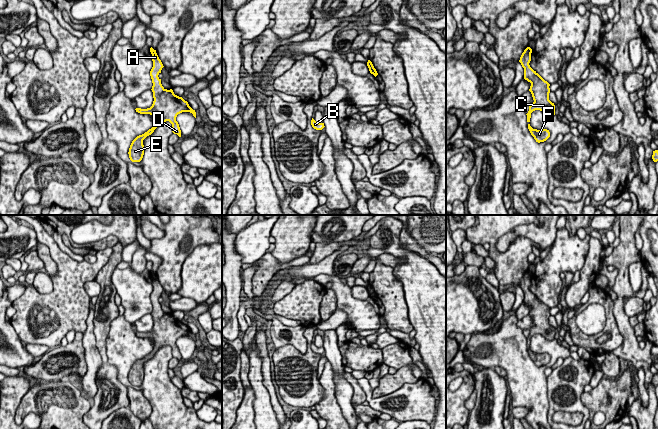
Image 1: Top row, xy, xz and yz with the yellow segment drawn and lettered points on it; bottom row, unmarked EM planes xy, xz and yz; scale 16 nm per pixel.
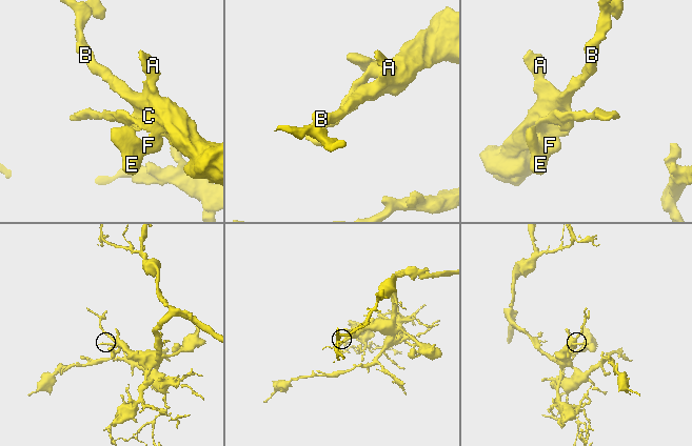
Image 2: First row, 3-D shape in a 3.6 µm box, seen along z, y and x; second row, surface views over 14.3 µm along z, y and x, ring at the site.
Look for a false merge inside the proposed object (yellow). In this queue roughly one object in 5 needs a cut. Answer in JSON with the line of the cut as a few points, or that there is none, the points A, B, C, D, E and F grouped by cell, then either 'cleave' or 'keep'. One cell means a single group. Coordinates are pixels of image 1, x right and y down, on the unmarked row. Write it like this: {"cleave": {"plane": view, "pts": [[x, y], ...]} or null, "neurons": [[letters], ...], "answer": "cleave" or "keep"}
{"cleave": null, "neurons": [["A", "B", "C", "D", "E", "F"]], "answer": "keep"}

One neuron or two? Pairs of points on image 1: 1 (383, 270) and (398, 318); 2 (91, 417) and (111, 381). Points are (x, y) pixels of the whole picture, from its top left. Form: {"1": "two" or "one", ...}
{"1": "one", "2": "one"}

